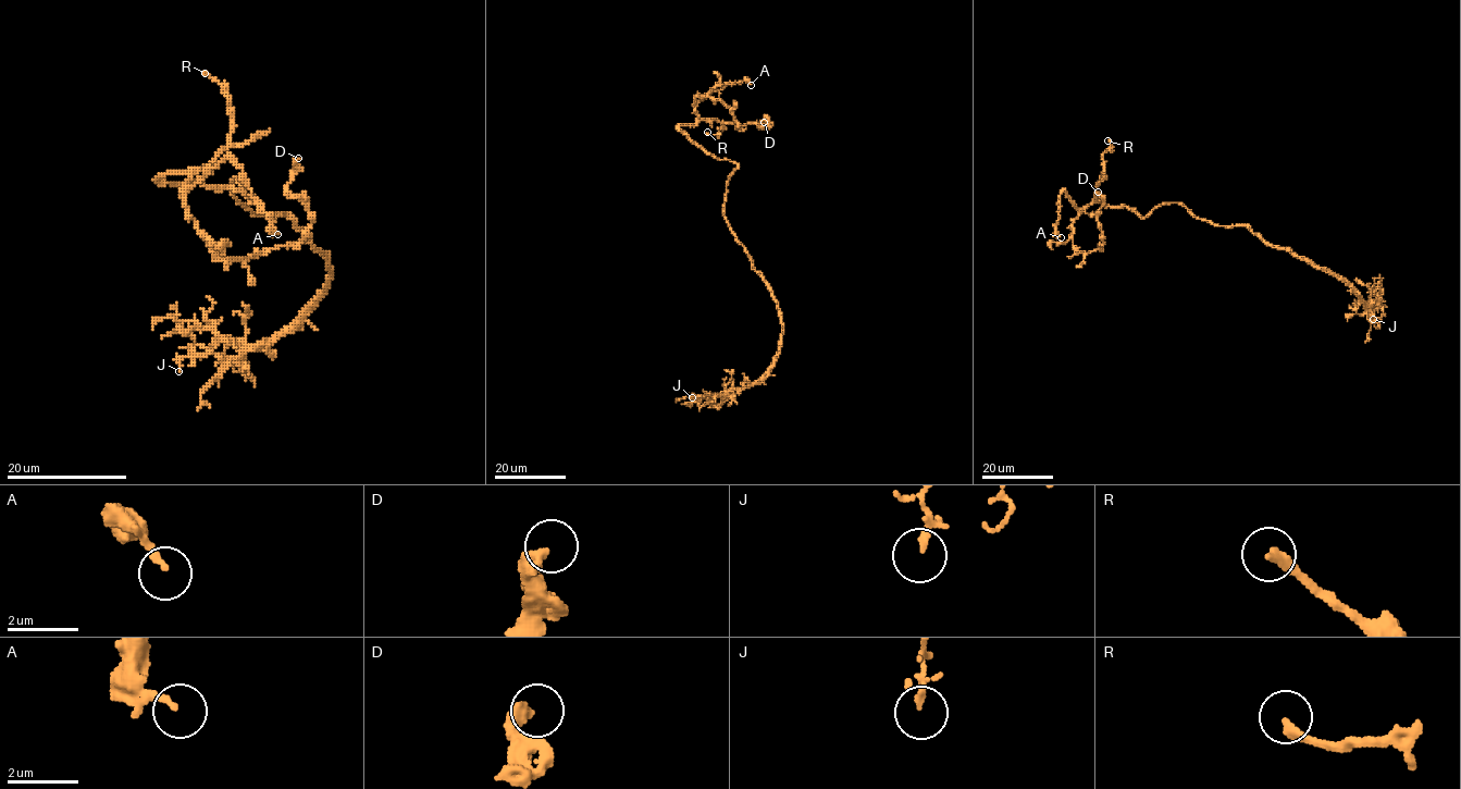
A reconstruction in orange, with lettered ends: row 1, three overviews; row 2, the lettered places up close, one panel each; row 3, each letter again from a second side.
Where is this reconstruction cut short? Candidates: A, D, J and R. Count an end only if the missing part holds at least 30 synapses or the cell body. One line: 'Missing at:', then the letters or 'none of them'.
Missing at: R

